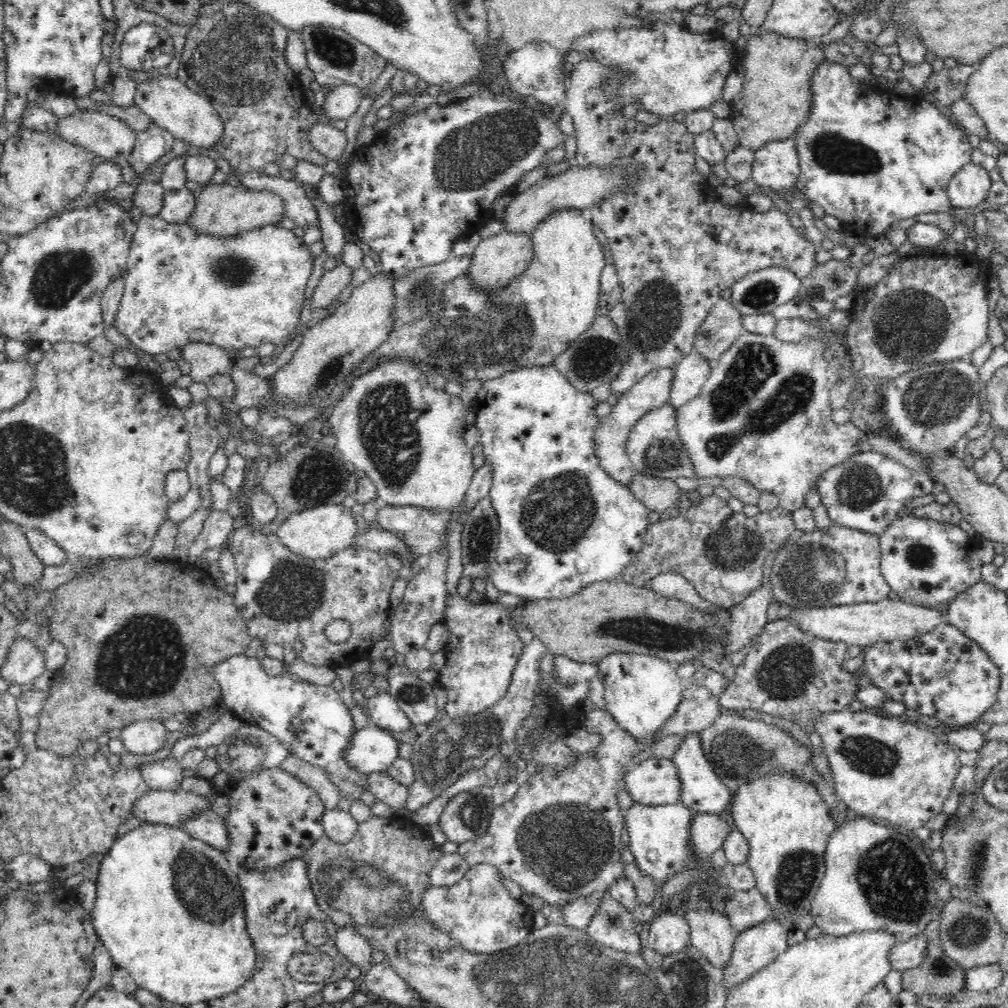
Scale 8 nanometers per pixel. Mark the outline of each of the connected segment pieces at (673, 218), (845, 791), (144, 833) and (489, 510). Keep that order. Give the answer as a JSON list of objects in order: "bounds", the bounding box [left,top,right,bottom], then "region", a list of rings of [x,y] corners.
[{"bounds":[563,58,817,393],"region":[[[595,58],[581,60],[570,73],[568,100],[563,109],[572,118],[576,129],[578,149],[573,163],[582,166],[643,166],[643,179],[635,184],[633,191],[614,193],[604,204],[591,208],[588,213],[593,224],[597,224],[608,238],[623,290],[619,303],[609,309],[609,317],[618,325],[618,332],[628,345],[630,358],[619,376],[609,384],[613,393],[623,393],[649,372],[666,366],[674,368],[693,354],[697,330],[720,300],[720,292],[734,287],[747,274],[759,269],[782,267],[805,279],[817,265],[816,244],[806,235],[802,236],[780,208],[774,206],[768,212],[754,212],[752,208],[748,208],[748,212],[729,212],[724,204],[707,203],[706,177],[694,167],[697,154],[695,136],[688,132],[685,121],[662,120],[650,126],[622,116],[626,105],[616,93],[608,93],[608,90],[620,88],[628,76],[628,71],[620,67],[608,69]]]},{"bounds":[815,709,961,834],"region":[[[875,709],[827,712],[815,724],[817,733],[823,740],[822,751],[828,759],[835,793],[858,816],[911,834],[926,826],[930,818],[943,812],[944,800],[953,789],[952,785],[961,765],[955,748],[945,741],[941,733],[929,728],[918,728],[914,723],[882,714]]]},{"bounds":[91,822,256,1005],"region":[[[146,822],[139,828],[130,830],[122,838],[116,839],[102,859],[96,884],[97,897],[91,915],[99,940],[104,943],[115,964],[125,968],[138,986],[152,991],[154,995],[167,1001],[190,1005],[226,996],[228,993],[234,992],[236,988],[244,986],[248,982],[248,978],[252,976],[256,964],[256,951],[252,947],[252,939],[250,939],[248,929],[246,929],[245,905],[242,899],[242,890],[238,885],[239,878],[236,866],[222,851],[215,849],[211,844],[206,844],[203,840],[192,837],[180,825],[172,826],[160,822]]]},{"bounds":[461,497,498,579],"region":[[[490,497],[483,498],[467,516],[461,534],[463,575],[486,579],[498,544],[498,515]]]}]

